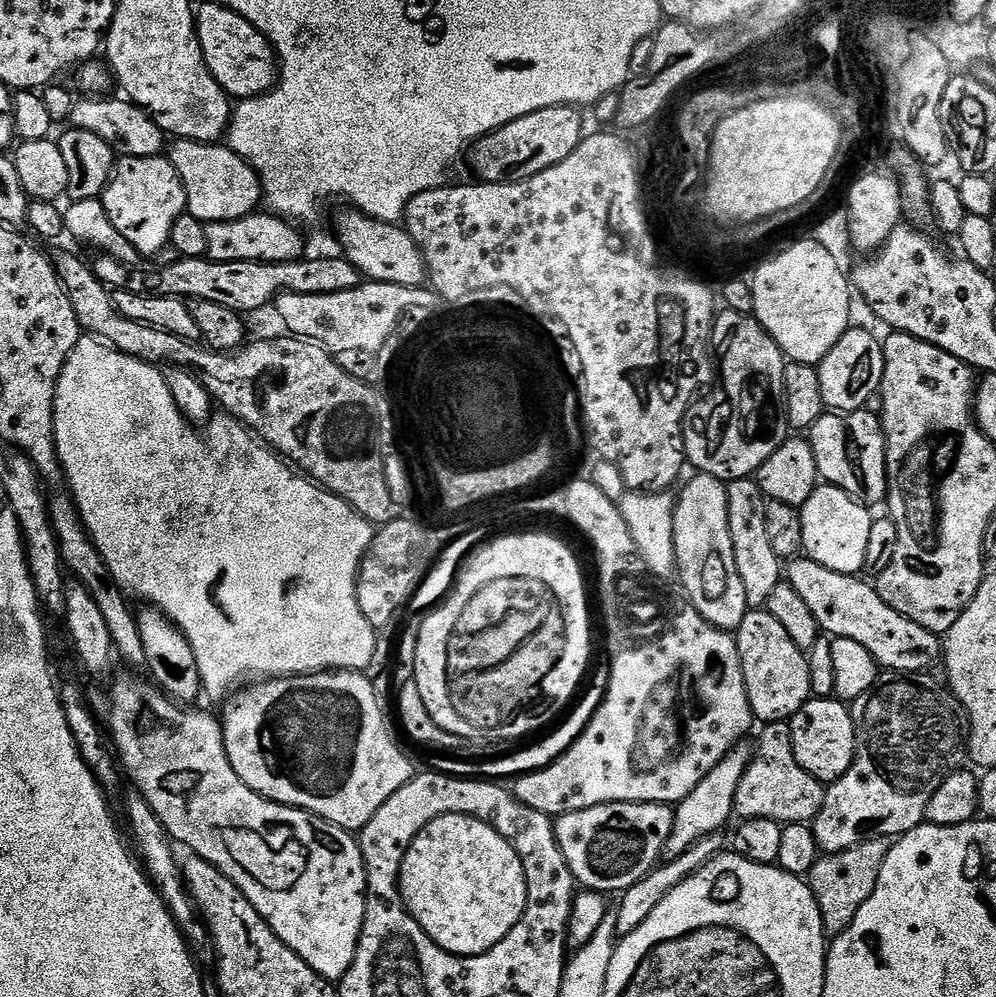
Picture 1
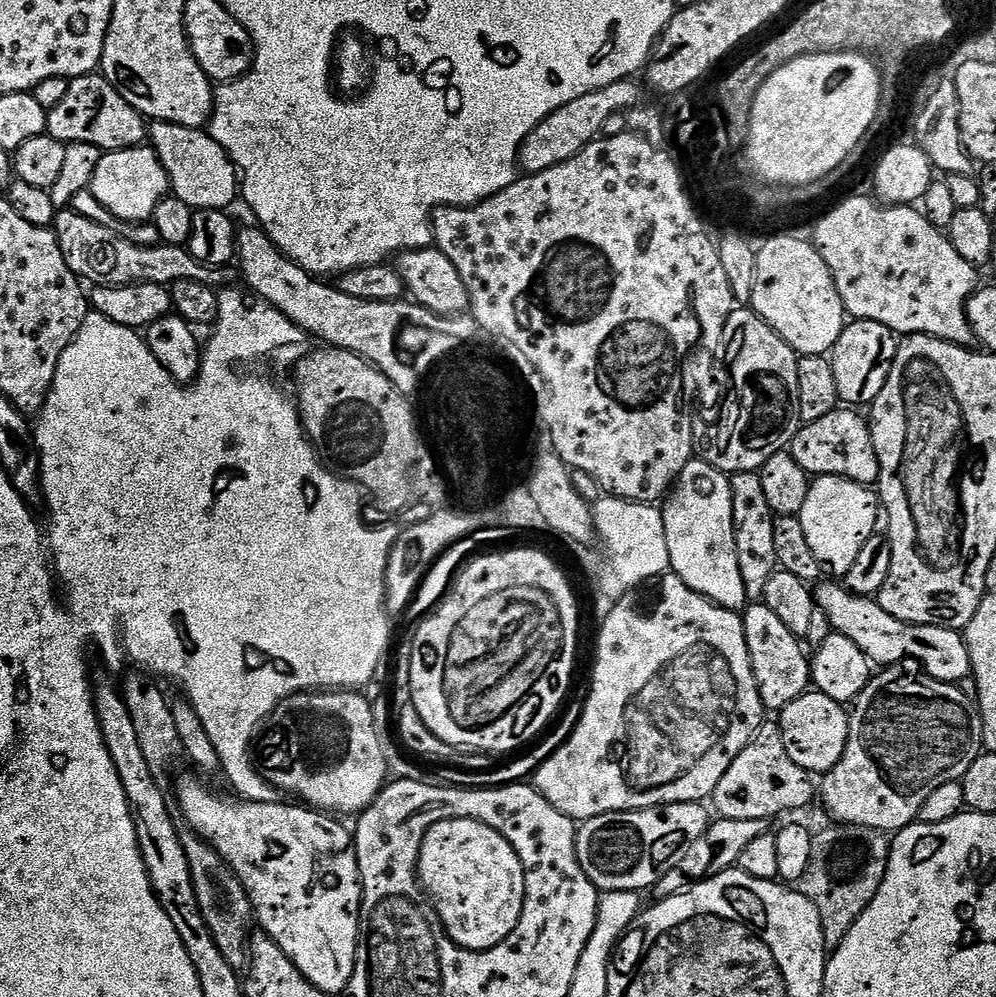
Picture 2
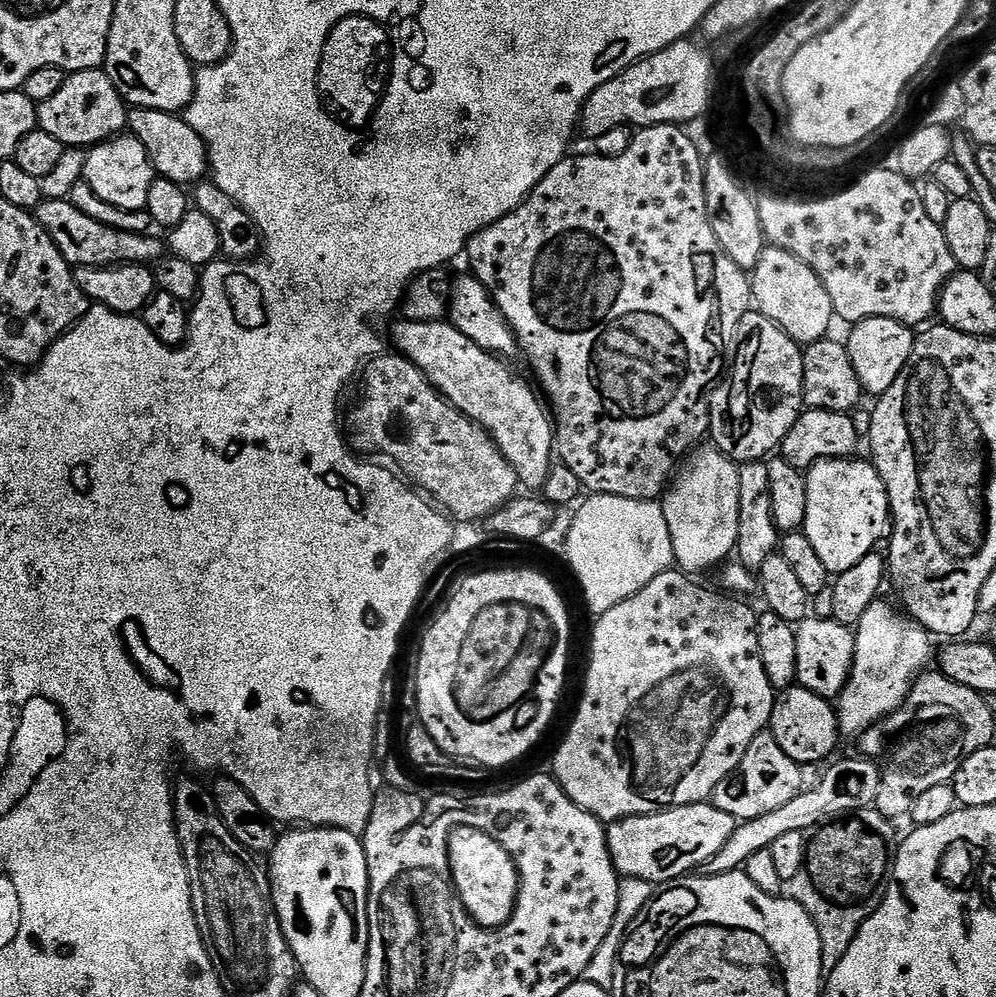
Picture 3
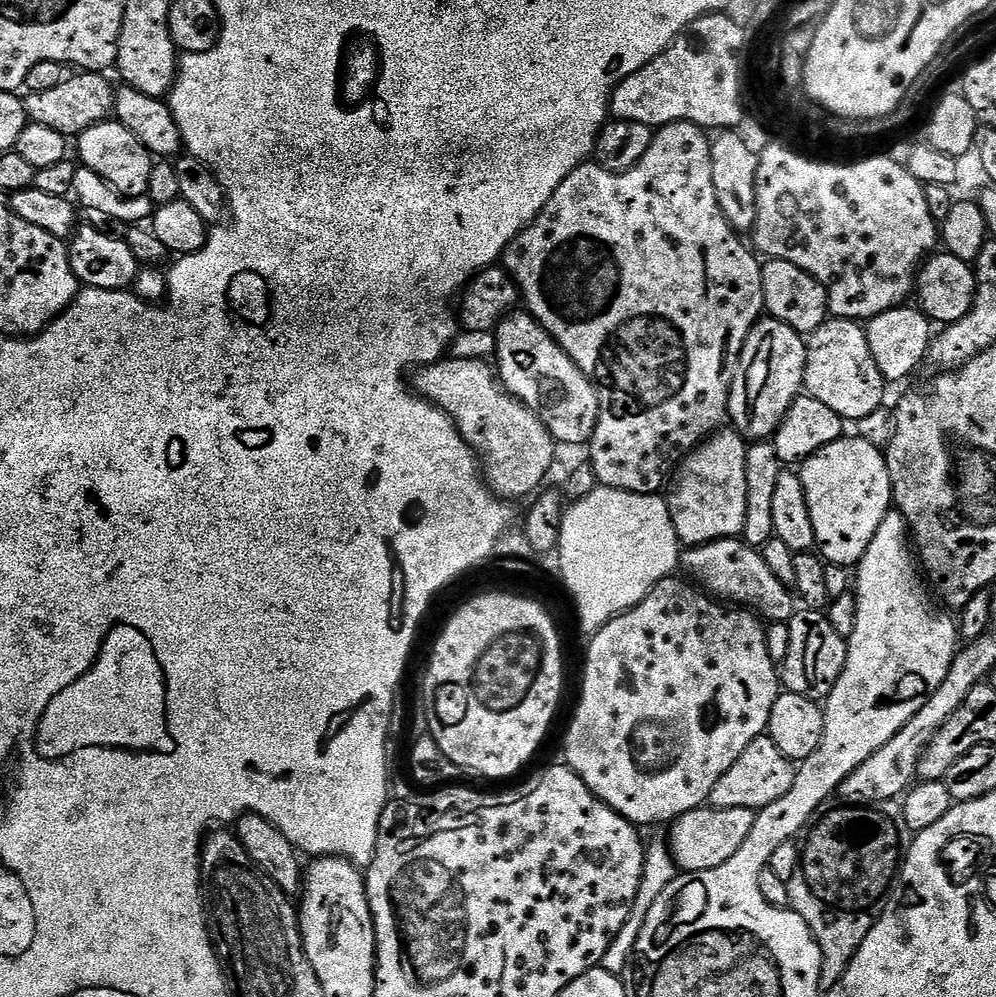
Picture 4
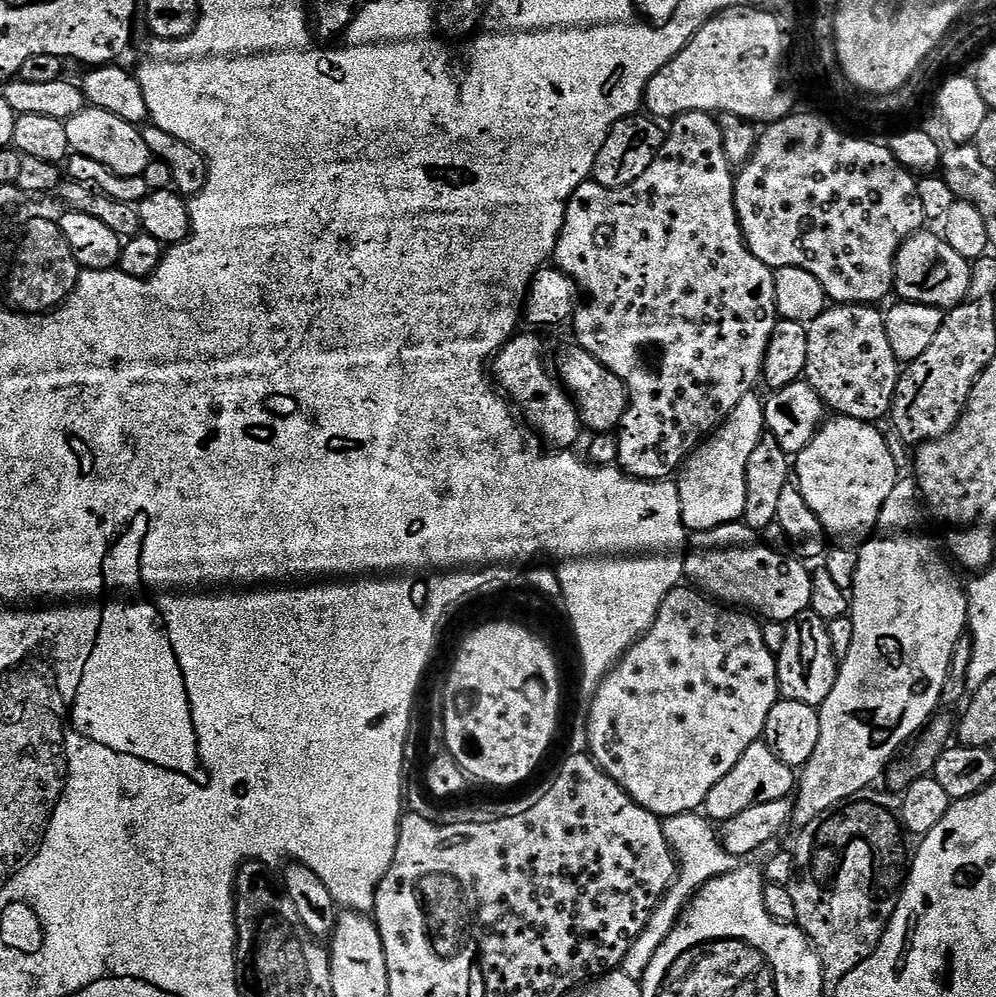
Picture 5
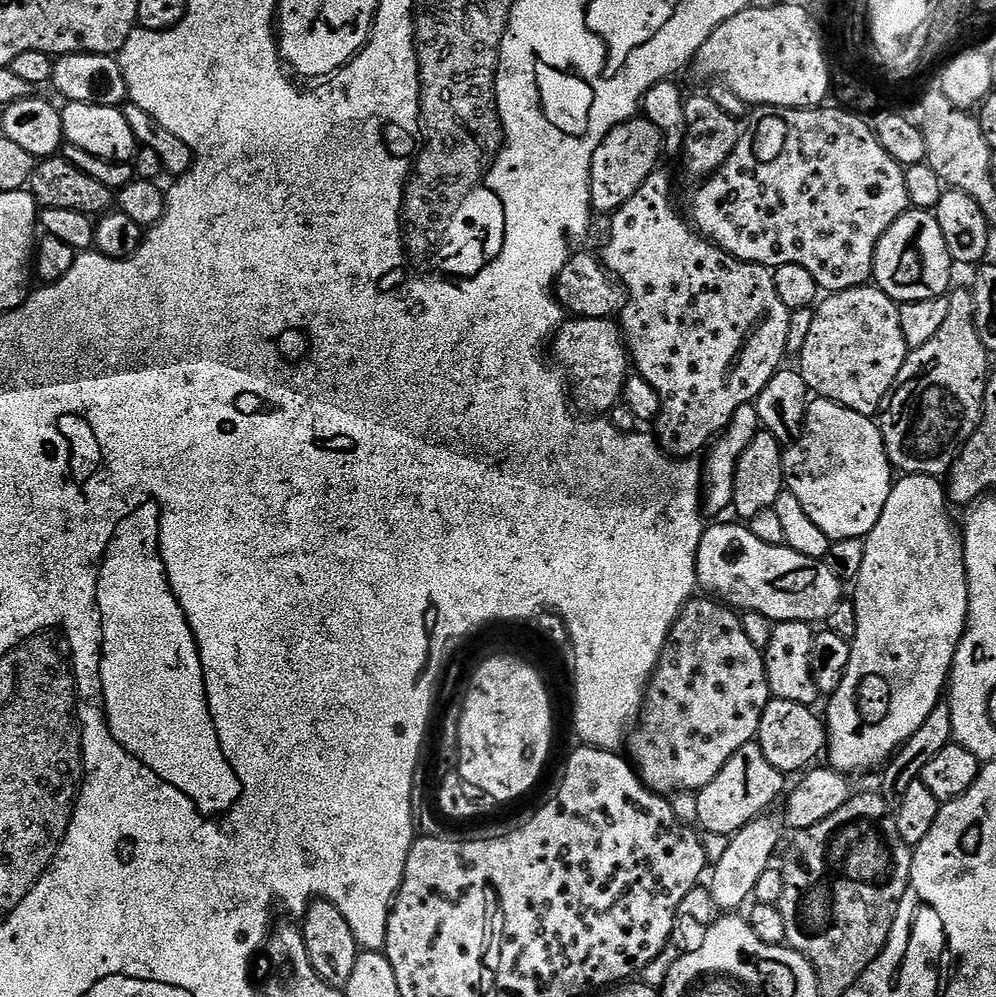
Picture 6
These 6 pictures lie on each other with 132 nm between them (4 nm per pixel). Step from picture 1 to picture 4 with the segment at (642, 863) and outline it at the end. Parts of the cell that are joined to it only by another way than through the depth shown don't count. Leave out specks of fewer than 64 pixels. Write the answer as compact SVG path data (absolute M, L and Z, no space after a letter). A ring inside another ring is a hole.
M701 806L682 814L671 825L672 840L670 851L672 859L684 872L701 872L722 866L740 848L748 844L750 830L756 821L756 812L751 808L714 808Z

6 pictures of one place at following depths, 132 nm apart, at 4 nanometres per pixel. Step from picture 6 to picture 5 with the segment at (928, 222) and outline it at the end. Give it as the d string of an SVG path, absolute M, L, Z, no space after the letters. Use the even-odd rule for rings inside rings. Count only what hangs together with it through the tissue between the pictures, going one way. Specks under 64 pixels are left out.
M921 230L910 237L896 255L896 282L894 292L901 301L909 304L925 304L931 308L951 310L962 303L970 290L972 265L957 254L943 235L936 236L929 230Z

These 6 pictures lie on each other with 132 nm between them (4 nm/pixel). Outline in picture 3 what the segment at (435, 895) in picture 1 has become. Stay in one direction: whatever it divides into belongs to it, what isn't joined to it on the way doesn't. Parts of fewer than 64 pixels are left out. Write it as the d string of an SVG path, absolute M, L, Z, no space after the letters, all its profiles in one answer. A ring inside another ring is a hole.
M458 827L448 840L448 866L456 892L481 928L500 928L512 916L520 884L516 864L499 842L474 827Z

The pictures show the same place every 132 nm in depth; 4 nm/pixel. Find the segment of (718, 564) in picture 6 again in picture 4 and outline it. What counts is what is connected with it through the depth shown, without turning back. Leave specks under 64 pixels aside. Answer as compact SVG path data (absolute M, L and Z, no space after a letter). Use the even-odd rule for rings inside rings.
M743 539L714 540L708 544L689 547L683 553L682 568L689 572L687 575L705 593L711 594L729 605L751 610L757 617L763 618L765 621L787 622L794 615L794 607L792 608L794 596L789 585L776 578L763 560L761 553L757 549L751 548L749 544L745 544Z

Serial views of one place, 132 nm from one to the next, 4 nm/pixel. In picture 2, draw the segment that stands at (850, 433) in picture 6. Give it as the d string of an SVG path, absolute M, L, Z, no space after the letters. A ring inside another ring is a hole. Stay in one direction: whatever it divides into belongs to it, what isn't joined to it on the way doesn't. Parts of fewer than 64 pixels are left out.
M818 476L809 483L806 503L802 505L798 519L802 522L802 531L806 533L806 542L810 550L814 550L814 558L826 569L832 578L842 578L854 566L862 546L871 536L877 535L876 515L881 515L882 508L878 503L878 496L871 487L855 484L841 476Z

